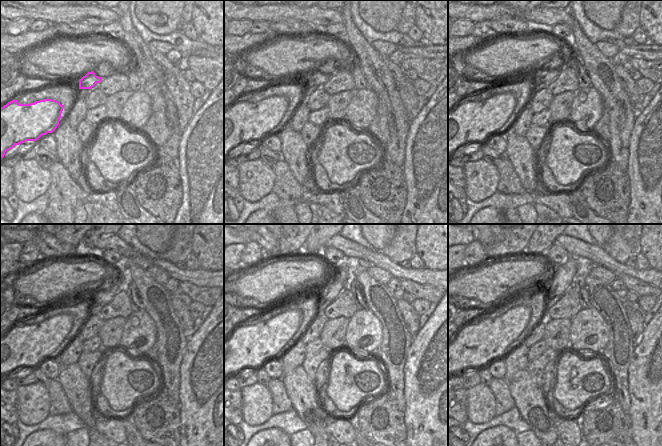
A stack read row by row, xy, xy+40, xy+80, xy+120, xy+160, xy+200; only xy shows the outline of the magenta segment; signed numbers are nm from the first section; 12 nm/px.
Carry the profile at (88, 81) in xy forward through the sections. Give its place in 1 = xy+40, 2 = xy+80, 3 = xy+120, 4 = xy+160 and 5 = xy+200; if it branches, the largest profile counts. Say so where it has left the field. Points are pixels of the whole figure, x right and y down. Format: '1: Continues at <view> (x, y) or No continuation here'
1: Continues at xy+40 (316, 78)
2: Continues at xy+80 (547, 75)
3: Continues at xy+120 (114, 284)
4: Continues at xy+160 (338, 279)
5: Continues at xy+200 (562, 276)

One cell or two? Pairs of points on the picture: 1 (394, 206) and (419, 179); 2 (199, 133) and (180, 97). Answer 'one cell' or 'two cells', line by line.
1: two cells
2: two cells

